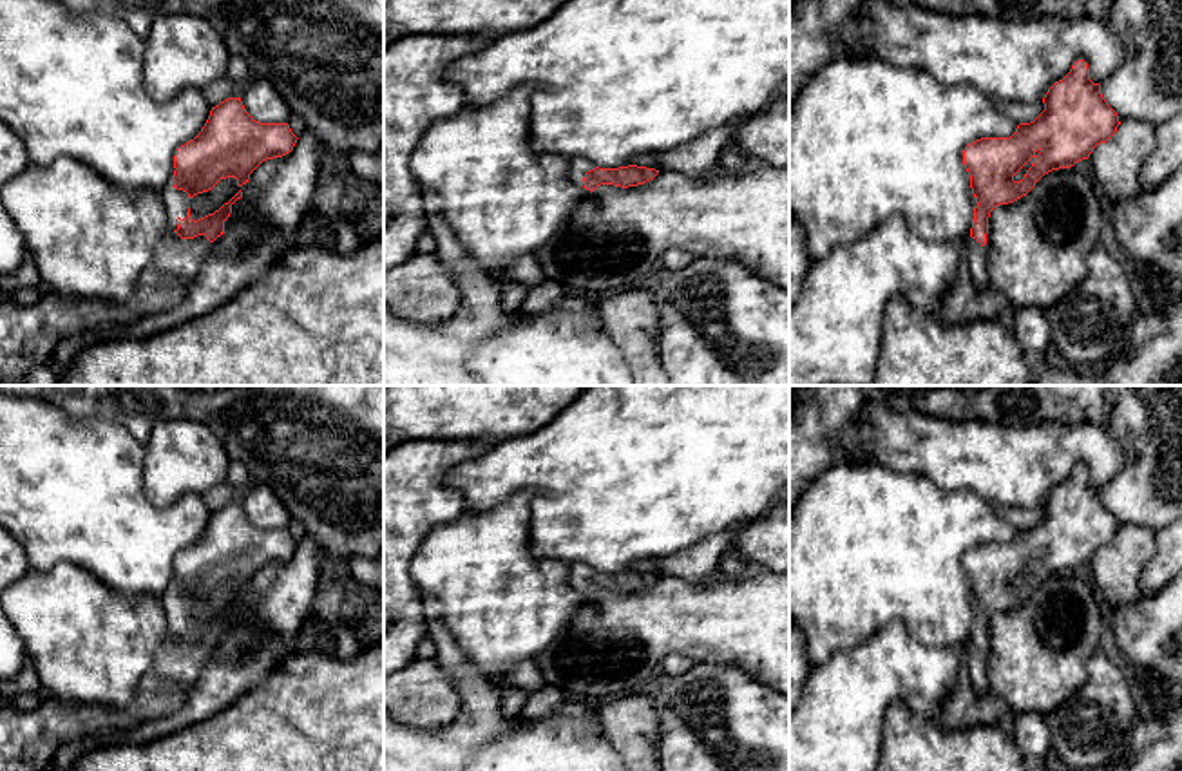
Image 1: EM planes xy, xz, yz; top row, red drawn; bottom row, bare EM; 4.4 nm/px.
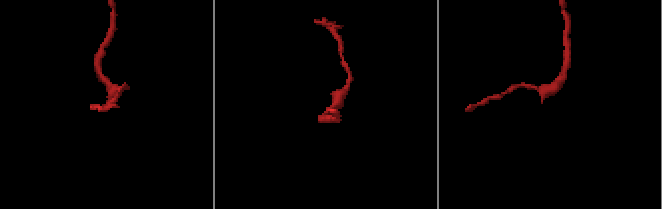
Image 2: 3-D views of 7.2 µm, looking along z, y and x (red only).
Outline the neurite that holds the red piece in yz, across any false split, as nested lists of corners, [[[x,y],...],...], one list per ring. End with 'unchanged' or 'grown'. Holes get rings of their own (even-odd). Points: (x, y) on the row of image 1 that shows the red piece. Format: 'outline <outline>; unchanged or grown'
outline [[[1077,60],[1070,72],[1048,89],[1043,103],[1044,110],[1034,121],[1019,123],[1010,138],[981,138],[963,150],[963,165],[974,194],[974,223],[967,235],[967,266],[979,290],[990,286],[987,270],[990,212],[1026,195],[1044,174],[1088,159],[1093,148],[1106,143],[1120,125],[1117,112],[1102,98],[1101,85],[1090,80],[1084,60]]]; grown

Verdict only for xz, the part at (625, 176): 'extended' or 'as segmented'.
extended

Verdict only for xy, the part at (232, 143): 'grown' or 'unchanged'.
grown

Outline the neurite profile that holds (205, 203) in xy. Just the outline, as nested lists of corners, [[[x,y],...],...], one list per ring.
[[[235,177],[221,179],[212,190],[197,194],[190,199],[190,217],[197,221],[208,214],[214,214],[239,190],[241,186],[237,185]]]

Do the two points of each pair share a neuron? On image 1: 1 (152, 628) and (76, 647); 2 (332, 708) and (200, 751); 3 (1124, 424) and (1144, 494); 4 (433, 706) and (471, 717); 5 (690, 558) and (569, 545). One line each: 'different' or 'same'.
1: same
2: same
3: same
4: different
5: different

